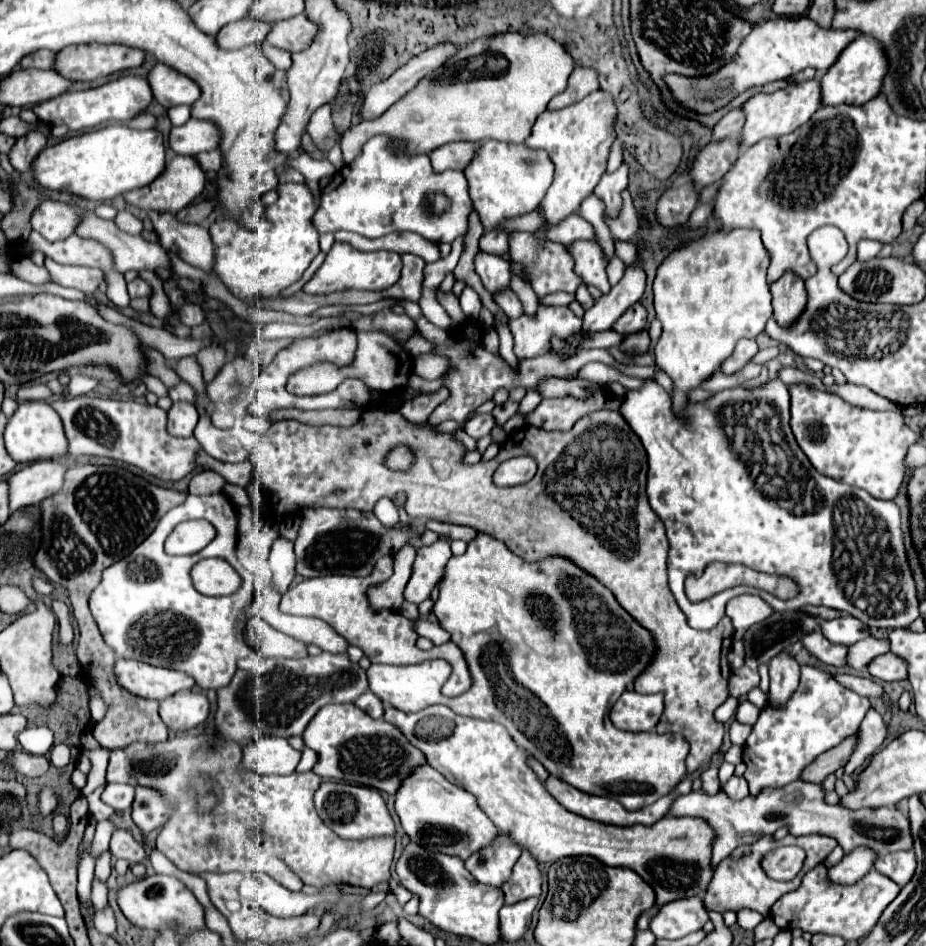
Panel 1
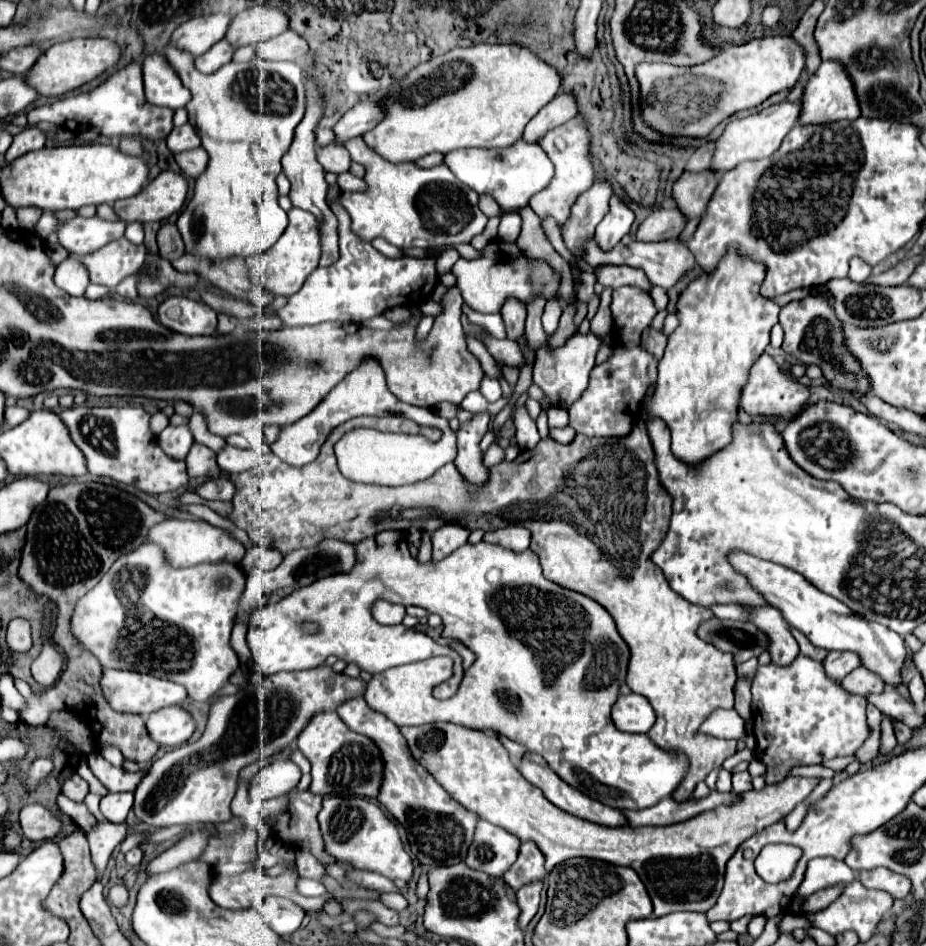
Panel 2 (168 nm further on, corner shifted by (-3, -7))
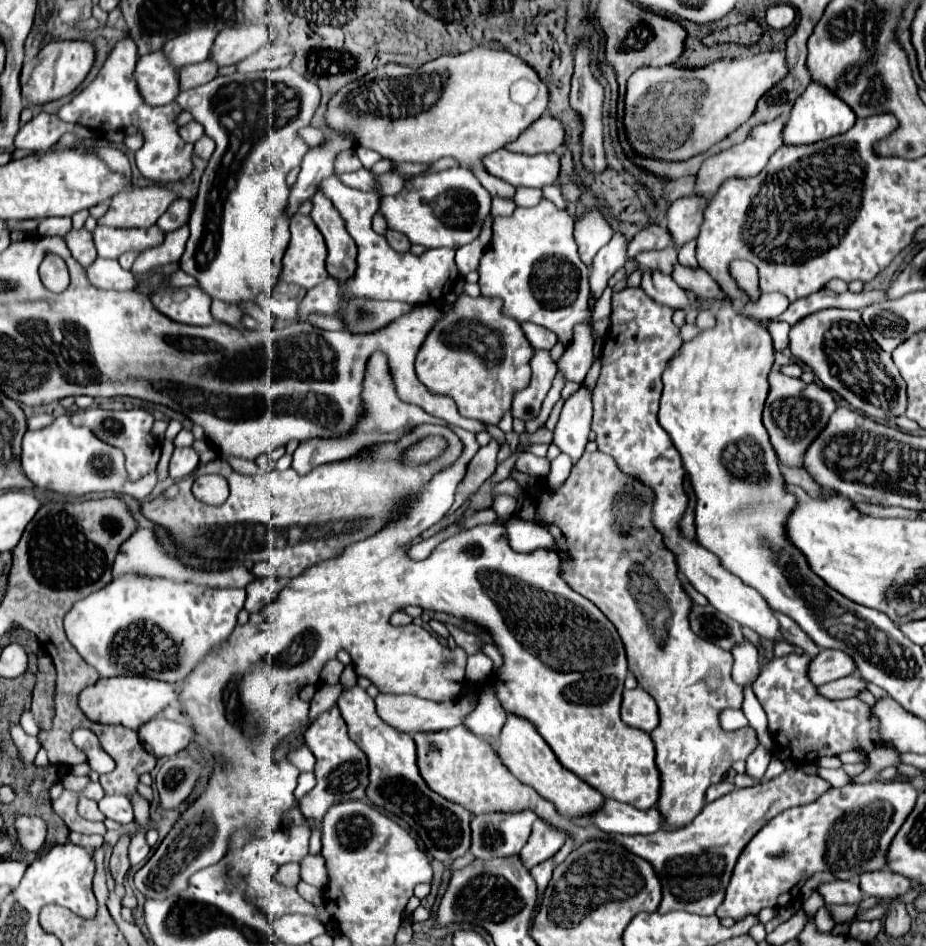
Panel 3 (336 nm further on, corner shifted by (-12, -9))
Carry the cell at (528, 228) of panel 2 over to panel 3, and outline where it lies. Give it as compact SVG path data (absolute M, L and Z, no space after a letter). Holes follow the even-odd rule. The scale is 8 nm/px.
M474 47L460 55L442 55L418 69L404 65L386 65L372 71L370 75L366 75L366 79L344 87L332 97L326 111L326 123L332 129L354 133L358 145L372 149L396 163L434 163L442 157L456 157L464 167L474 171L492 197L514 199L515 187L486 173L484 167L478 167L478 159L516 141L520 133L524 133L538 117L546 113L548 103L550 91L528 63L524 63L510 51Z

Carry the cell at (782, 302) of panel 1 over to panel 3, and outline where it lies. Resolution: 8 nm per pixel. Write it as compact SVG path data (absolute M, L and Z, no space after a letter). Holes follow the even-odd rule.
M824 309L804 317L792 325L790 351L814 371L826 389L842 395L856 411L878 421L904 415L906 383L892 367L890 355L874 343L868 327L860 319L860 311Z

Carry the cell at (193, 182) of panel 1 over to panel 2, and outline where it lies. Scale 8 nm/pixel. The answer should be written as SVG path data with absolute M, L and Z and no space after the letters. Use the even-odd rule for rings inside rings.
M163 171L135 197L115 201L113 211L125 223L163 221L183 207L187 189L187 181L179 173Z

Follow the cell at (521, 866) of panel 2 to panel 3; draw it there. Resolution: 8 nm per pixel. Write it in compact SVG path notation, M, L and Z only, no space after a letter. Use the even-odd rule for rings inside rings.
M536 819L534 827L532 827L532 835L526 843L526 847L520 851L520 859L524 863L526 869L532 869L534 865L554 857L560 847L566 841L566 833L558 831L546 823L540 823L540 819Z

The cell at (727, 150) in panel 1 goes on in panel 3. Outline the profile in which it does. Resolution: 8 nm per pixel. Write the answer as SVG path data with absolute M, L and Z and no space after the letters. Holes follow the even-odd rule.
M688 195L676 199L668 209L668 229L674 233L674 245L684 245L692 241L700 233L700 225L704 221L704 211L708 207L708 199L702 195Z

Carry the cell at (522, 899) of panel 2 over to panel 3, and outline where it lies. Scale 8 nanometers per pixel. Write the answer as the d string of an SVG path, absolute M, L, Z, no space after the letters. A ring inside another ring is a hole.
M568 837L566 839L566 847L562 847L562 851L558 851L558 855L554 855L554 859L548 859L546 863L540 863L538 867L530 869L530 875L532 875L532 879L536 881L536 887L538 887L538 895L544 893L546 885L552 879L552 871L570 855L570 851L572 851L572 839Z

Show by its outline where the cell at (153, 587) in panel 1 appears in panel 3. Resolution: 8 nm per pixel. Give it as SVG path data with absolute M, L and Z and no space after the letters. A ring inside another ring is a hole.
M128 573L78 601L68 611L64 629L76 651L102 677L146 675L176 683L226 643L238 623L244 599L244 589L204 587Z

